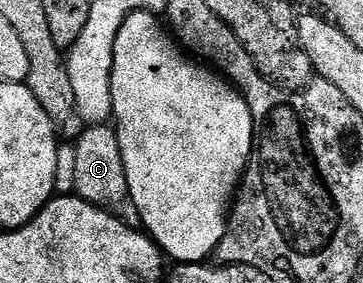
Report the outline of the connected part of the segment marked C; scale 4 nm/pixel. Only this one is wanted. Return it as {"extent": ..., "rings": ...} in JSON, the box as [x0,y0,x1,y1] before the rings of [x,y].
{"extent":[75,125,138,224],"rings":[[[86,125],[75,139],[75,184],[76,197],[110,211],[122,221],[133,224],[138,221],[137,209],[127,188],[127,172],[123,168],[123,158],[119,152],[116,129],[112,125]]]}

